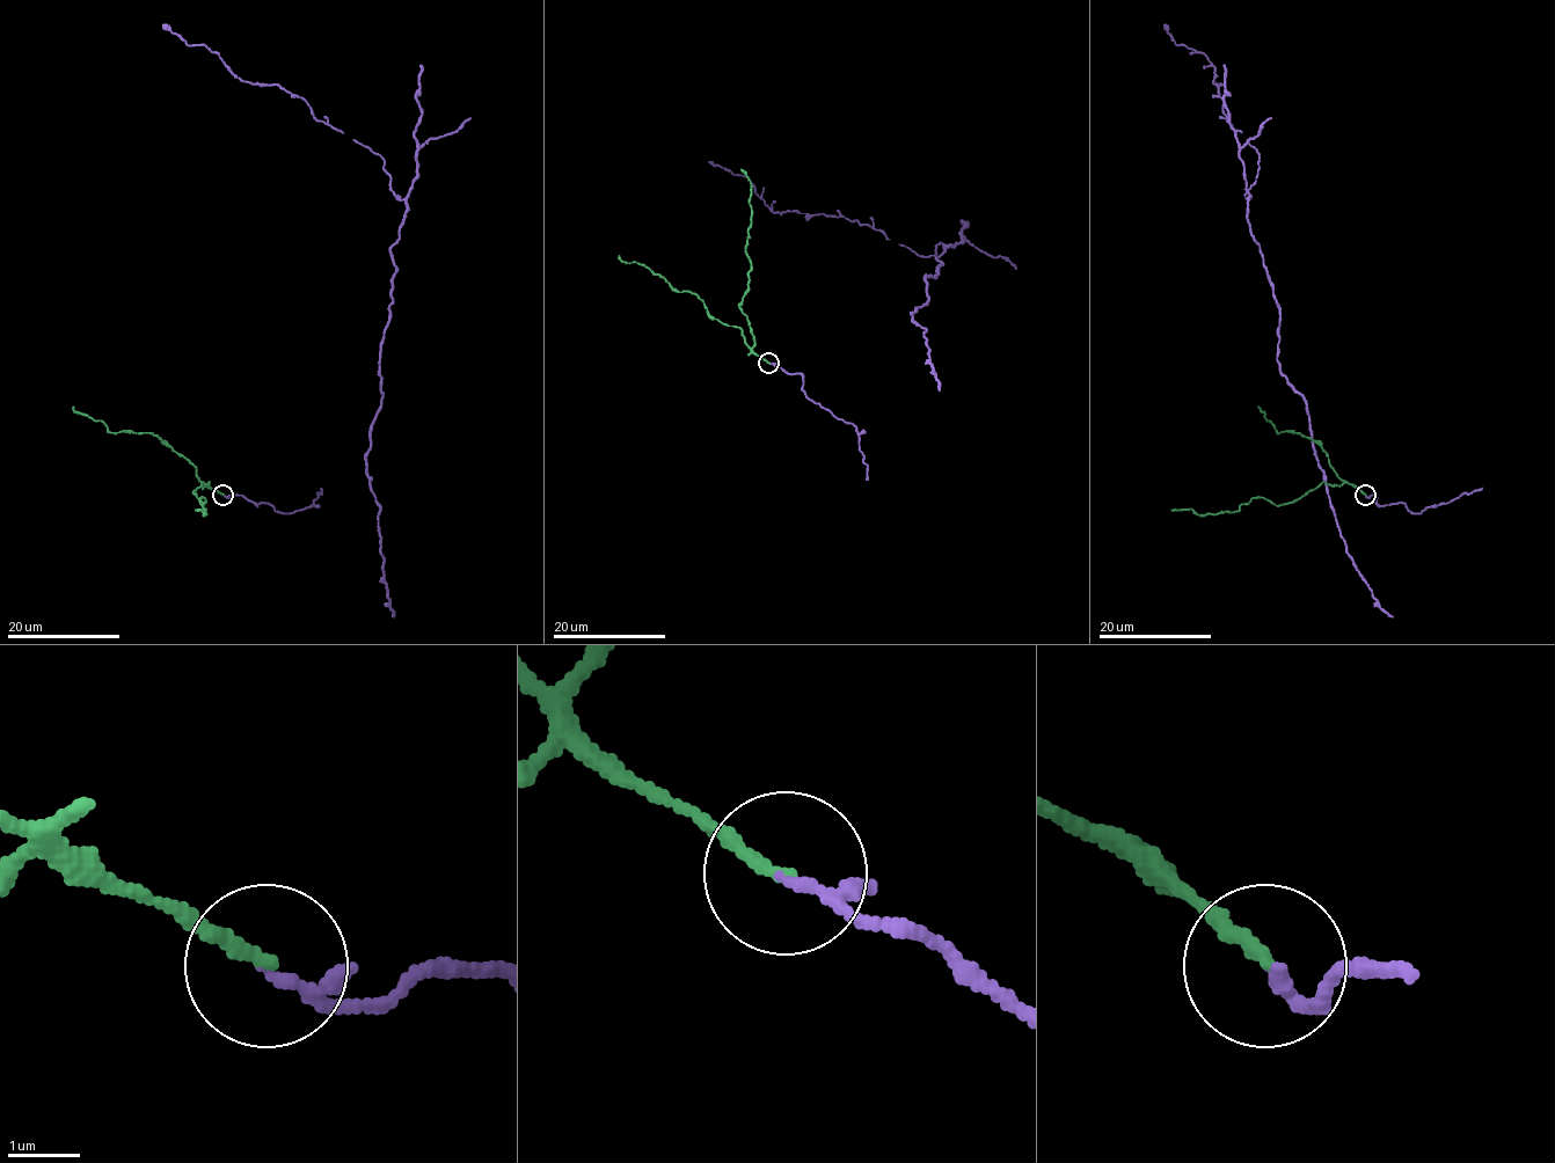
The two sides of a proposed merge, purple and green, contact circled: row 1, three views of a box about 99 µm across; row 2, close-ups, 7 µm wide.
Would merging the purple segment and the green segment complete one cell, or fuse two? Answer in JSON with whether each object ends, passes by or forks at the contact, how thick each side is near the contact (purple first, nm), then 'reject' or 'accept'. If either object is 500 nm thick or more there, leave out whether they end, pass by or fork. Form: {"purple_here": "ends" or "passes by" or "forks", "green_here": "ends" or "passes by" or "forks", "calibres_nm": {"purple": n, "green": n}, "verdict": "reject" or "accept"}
{"purple_here": "passes by", "green_here": "ends", "calibres_nm": {"purple": 110, "green": 180}, "verdict": "accept"}

